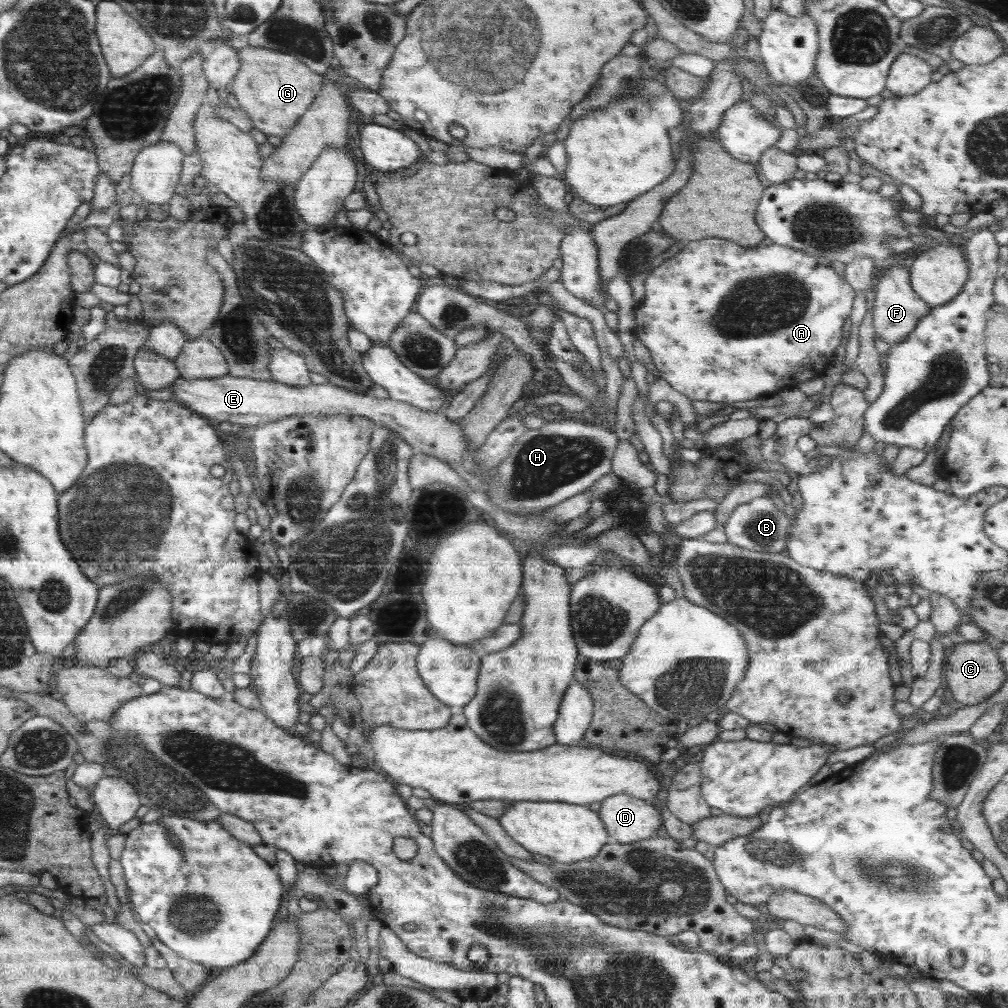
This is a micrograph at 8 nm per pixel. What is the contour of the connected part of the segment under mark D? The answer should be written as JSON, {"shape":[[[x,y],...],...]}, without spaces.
{"shape":[[[622,793],[600,801],[597,813],[611,841],[620,844],[650,838],[657,834],[662,824],[656,803]]]}

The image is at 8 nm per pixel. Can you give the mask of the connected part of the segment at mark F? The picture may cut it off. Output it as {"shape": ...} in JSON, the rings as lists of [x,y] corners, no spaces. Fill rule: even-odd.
{"shape":[[[902,262],[894,263],[882,278],[876,279],[874,296],[869,301],[877,338],[892,346],[904,342],[906,337],[916,328],[918,321],[930,313],[931,308],[914,292],[910,284],[909,268],[903,266]]]}

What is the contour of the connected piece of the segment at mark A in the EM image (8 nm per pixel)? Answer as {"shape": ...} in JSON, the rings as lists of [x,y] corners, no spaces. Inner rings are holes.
{"shape":[[[718,237],[689,241],[688,244],[684,244],[680,252],[664,261],[660,266],[652,268],[652,272],[645,279],[644,286],[646,298],[638,303],[635,310],[636,328],[633,333],[635,338],[651,352],[661,378],[674,390],[692,400],[722,403],[754,400],[763,395],[776,393],[787,387],[796,387],[807,380],[824,376],[829,363],[836,359],[836,350],[842,340],[842,326],[852,313],[852,302],[855,296],[855,290],[844,277],[838,275],[832,267],[817,263],[816,257],[808,253],[793,248],[784,248],[774,243],[770,246],[760,244],[755,247],[743,247],[731,240]]]}

